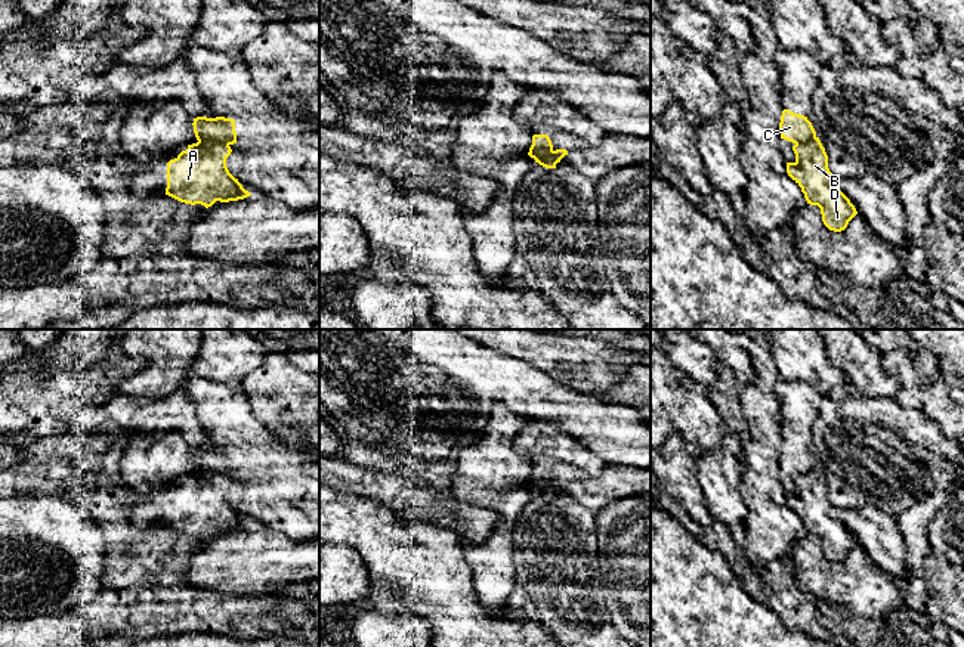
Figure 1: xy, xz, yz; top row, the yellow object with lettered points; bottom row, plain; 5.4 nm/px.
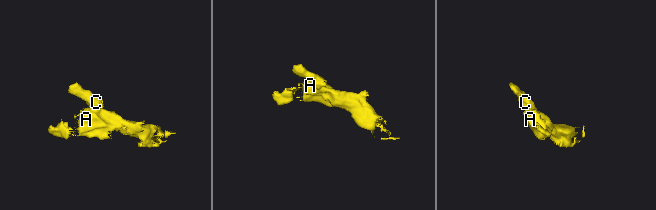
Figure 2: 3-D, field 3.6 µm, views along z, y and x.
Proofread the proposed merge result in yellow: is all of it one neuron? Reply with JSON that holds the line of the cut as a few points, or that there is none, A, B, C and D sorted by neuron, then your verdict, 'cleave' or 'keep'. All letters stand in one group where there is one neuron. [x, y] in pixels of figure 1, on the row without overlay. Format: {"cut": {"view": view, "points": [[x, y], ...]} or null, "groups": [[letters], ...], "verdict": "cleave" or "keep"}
{"cut": {"view": "xz", "points": [[530, 482], [538, 491], [544, 491], [550, 482], [561, 489]]}, "groups": [["A", "B", "D"], ["C"]], "verdict": "cleave"}

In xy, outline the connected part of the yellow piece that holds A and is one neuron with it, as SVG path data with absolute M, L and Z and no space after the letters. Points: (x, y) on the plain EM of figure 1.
M192 474L167 493L166 526L206 539L216 532L229 533L250 527L228 498L232 480L228 474Z

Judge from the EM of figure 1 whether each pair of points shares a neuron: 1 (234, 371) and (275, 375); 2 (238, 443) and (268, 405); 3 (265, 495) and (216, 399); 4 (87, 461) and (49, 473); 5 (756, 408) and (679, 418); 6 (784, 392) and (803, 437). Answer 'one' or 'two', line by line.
1: two
2: two
3: one
4: one
5: two
6: one

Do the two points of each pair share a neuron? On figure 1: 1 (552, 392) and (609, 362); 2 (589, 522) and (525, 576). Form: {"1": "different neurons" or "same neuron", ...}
{"1": "different neurons", "2": "same neuron"}

